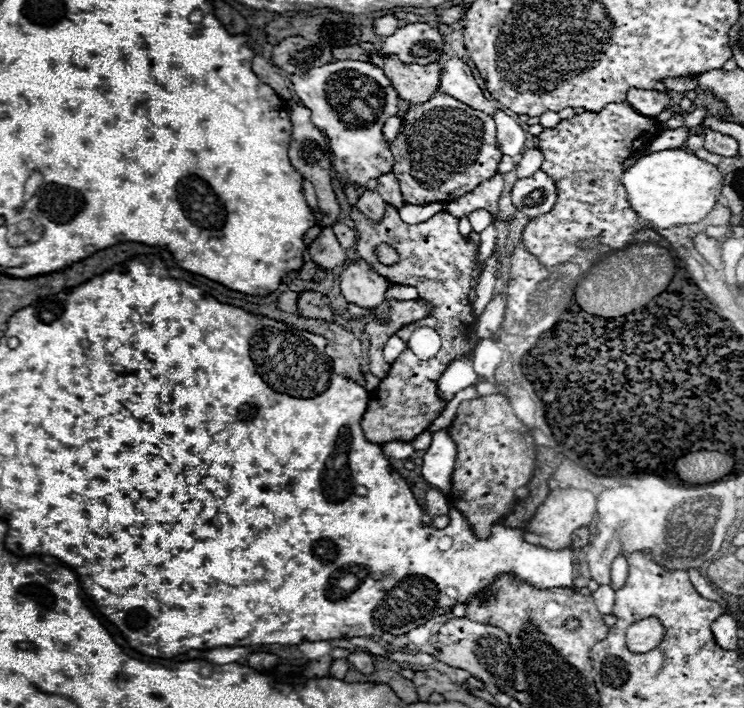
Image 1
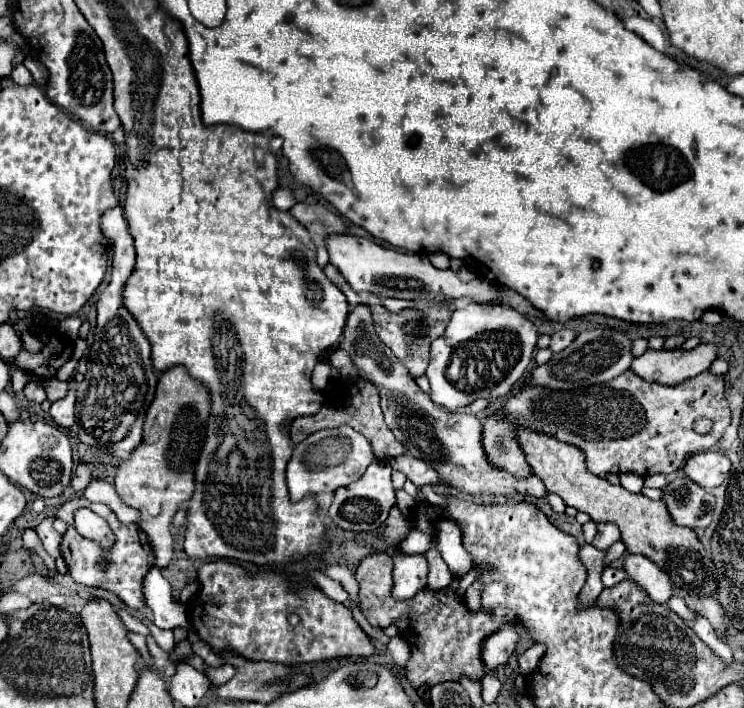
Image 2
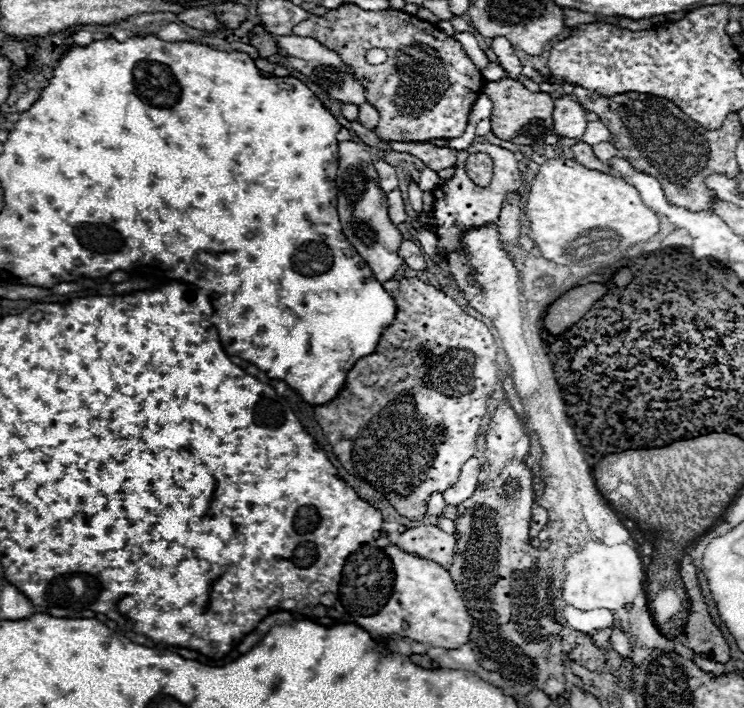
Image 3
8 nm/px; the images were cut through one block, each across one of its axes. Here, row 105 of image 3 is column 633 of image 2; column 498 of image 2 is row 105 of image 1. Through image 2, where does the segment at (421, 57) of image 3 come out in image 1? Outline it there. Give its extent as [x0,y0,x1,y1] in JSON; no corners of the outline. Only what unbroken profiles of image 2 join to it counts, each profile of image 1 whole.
[390,94,502,204]

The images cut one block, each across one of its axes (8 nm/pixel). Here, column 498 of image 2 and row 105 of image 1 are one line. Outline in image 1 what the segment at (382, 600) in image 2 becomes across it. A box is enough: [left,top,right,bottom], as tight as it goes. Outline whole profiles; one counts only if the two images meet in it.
[522,104,660,266]

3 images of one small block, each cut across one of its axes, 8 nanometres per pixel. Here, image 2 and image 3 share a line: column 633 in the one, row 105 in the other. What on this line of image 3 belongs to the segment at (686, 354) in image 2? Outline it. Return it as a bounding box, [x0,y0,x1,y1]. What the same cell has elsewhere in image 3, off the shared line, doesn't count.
[358,102,380,130]

